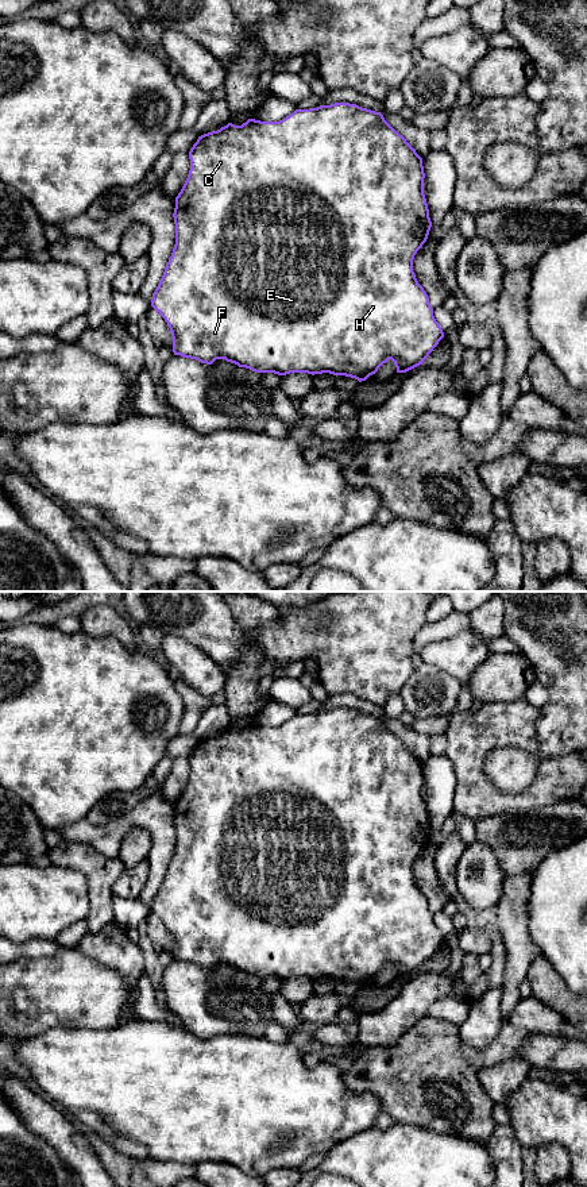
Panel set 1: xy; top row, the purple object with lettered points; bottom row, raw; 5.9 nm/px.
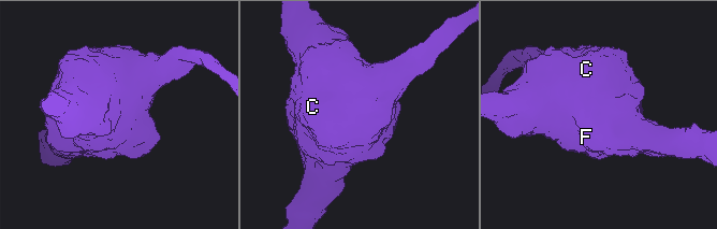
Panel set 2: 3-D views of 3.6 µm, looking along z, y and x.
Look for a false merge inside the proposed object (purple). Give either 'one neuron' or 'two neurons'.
one neuron

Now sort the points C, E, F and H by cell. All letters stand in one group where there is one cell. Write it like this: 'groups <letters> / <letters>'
groups C E F H

